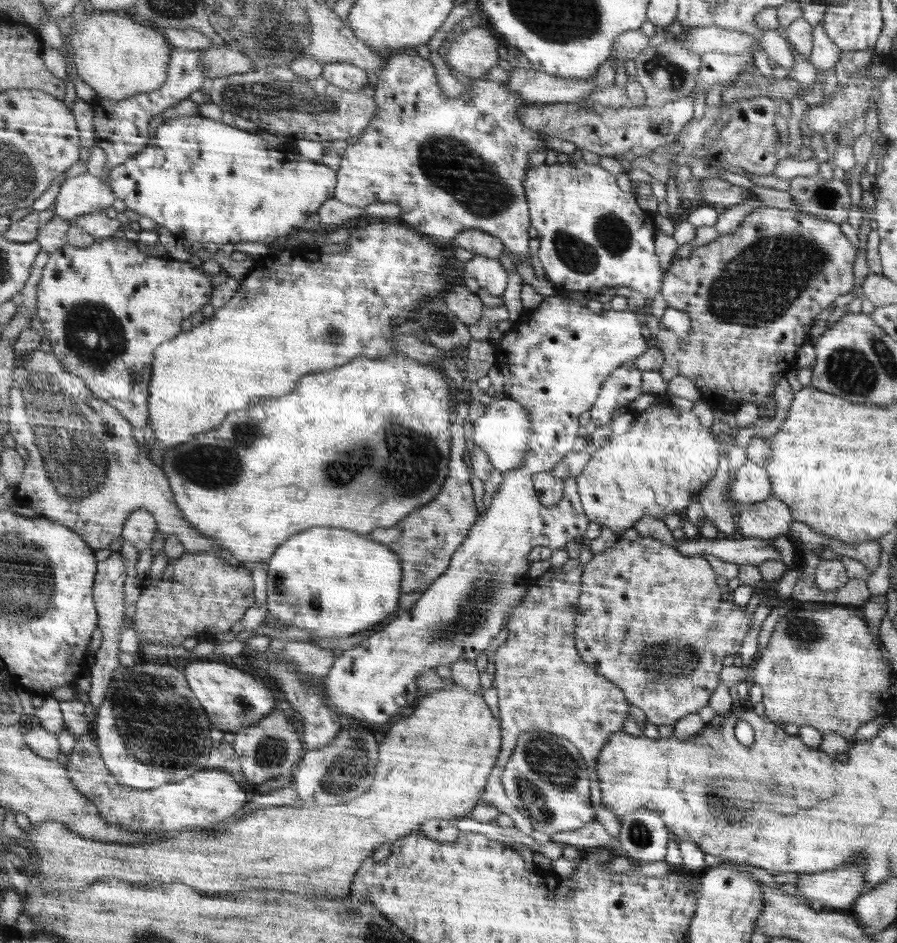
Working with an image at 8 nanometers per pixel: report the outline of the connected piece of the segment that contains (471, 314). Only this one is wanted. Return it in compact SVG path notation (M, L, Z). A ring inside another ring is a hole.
M464 284L456 285L451 290L452 292L444 297L445 306L466 327L476 324L484 316L484 306L480 297L470 292Z

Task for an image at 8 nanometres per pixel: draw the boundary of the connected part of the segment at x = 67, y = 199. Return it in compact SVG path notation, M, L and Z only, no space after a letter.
M84 173L67 179L58 193L55 212L66 220L97 212L106 212L114 206L117 194L103 179Z

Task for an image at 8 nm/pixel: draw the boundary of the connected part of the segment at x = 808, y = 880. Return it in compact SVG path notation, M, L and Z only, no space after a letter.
M858 857L844 863L840 868L819 873L803 873L794 884L806 898L818 900L829 910L850 910L855 900L865 892L865 862Z

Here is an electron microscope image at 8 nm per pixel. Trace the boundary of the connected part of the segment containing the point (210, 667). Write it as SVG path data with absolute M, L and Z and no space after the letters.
M196 660L188 664L184 671L187 673L192 690L202 701L204 708L207 708L211 721L224 733L236 733L248 728L274 710L276 704L274 692L265 682L260 682L260 678L246 674L234 665L222 661Z

